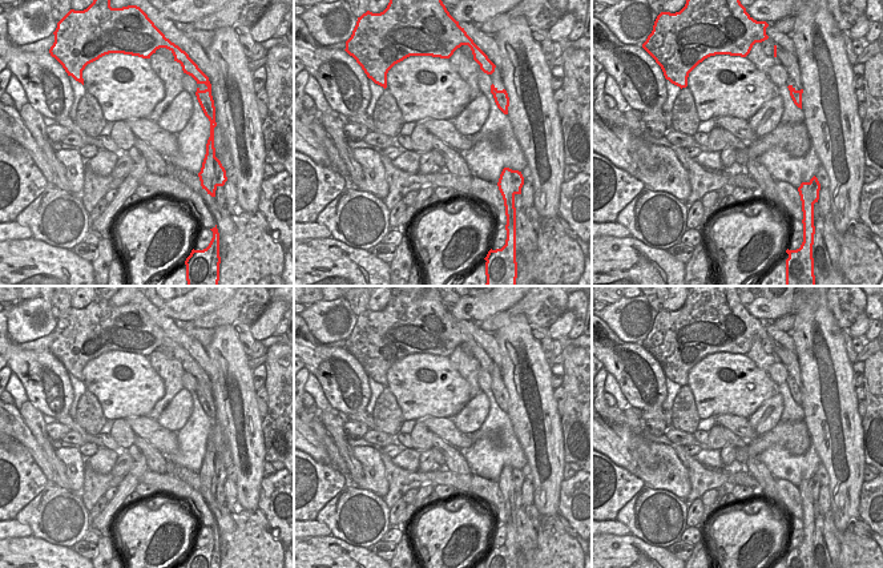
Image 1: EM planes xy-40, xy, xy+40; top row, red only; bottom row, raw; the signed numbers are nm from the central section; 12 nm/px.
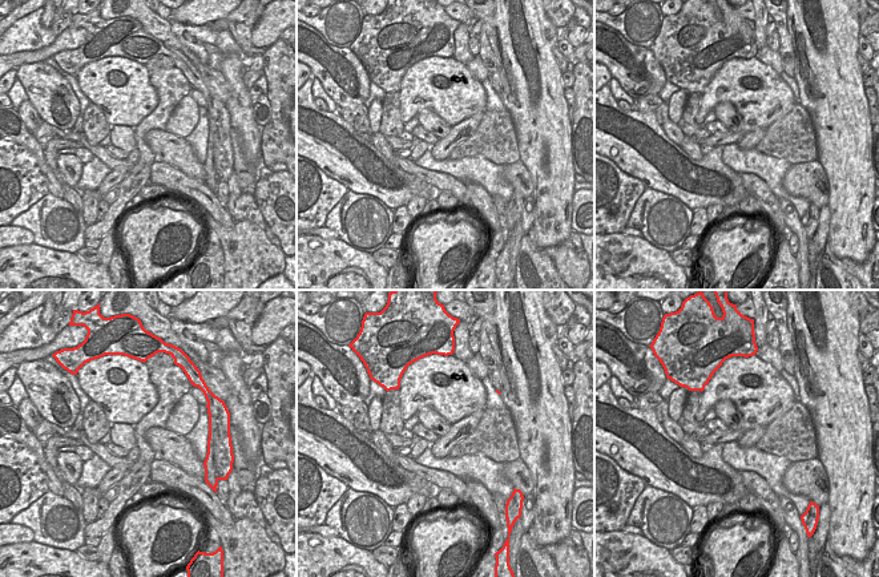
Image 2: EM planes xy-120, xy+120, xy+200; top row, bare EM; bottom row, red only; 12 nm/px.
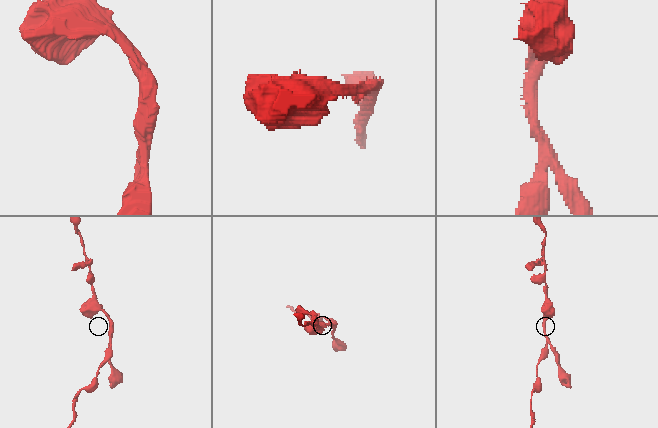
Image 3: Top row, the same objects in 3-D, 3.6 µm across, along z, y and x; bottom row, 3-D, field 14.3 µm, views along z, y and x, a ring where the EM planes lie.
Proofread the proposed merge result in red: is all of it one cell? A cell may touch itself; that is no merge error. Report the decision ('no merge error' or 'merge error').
merge error

